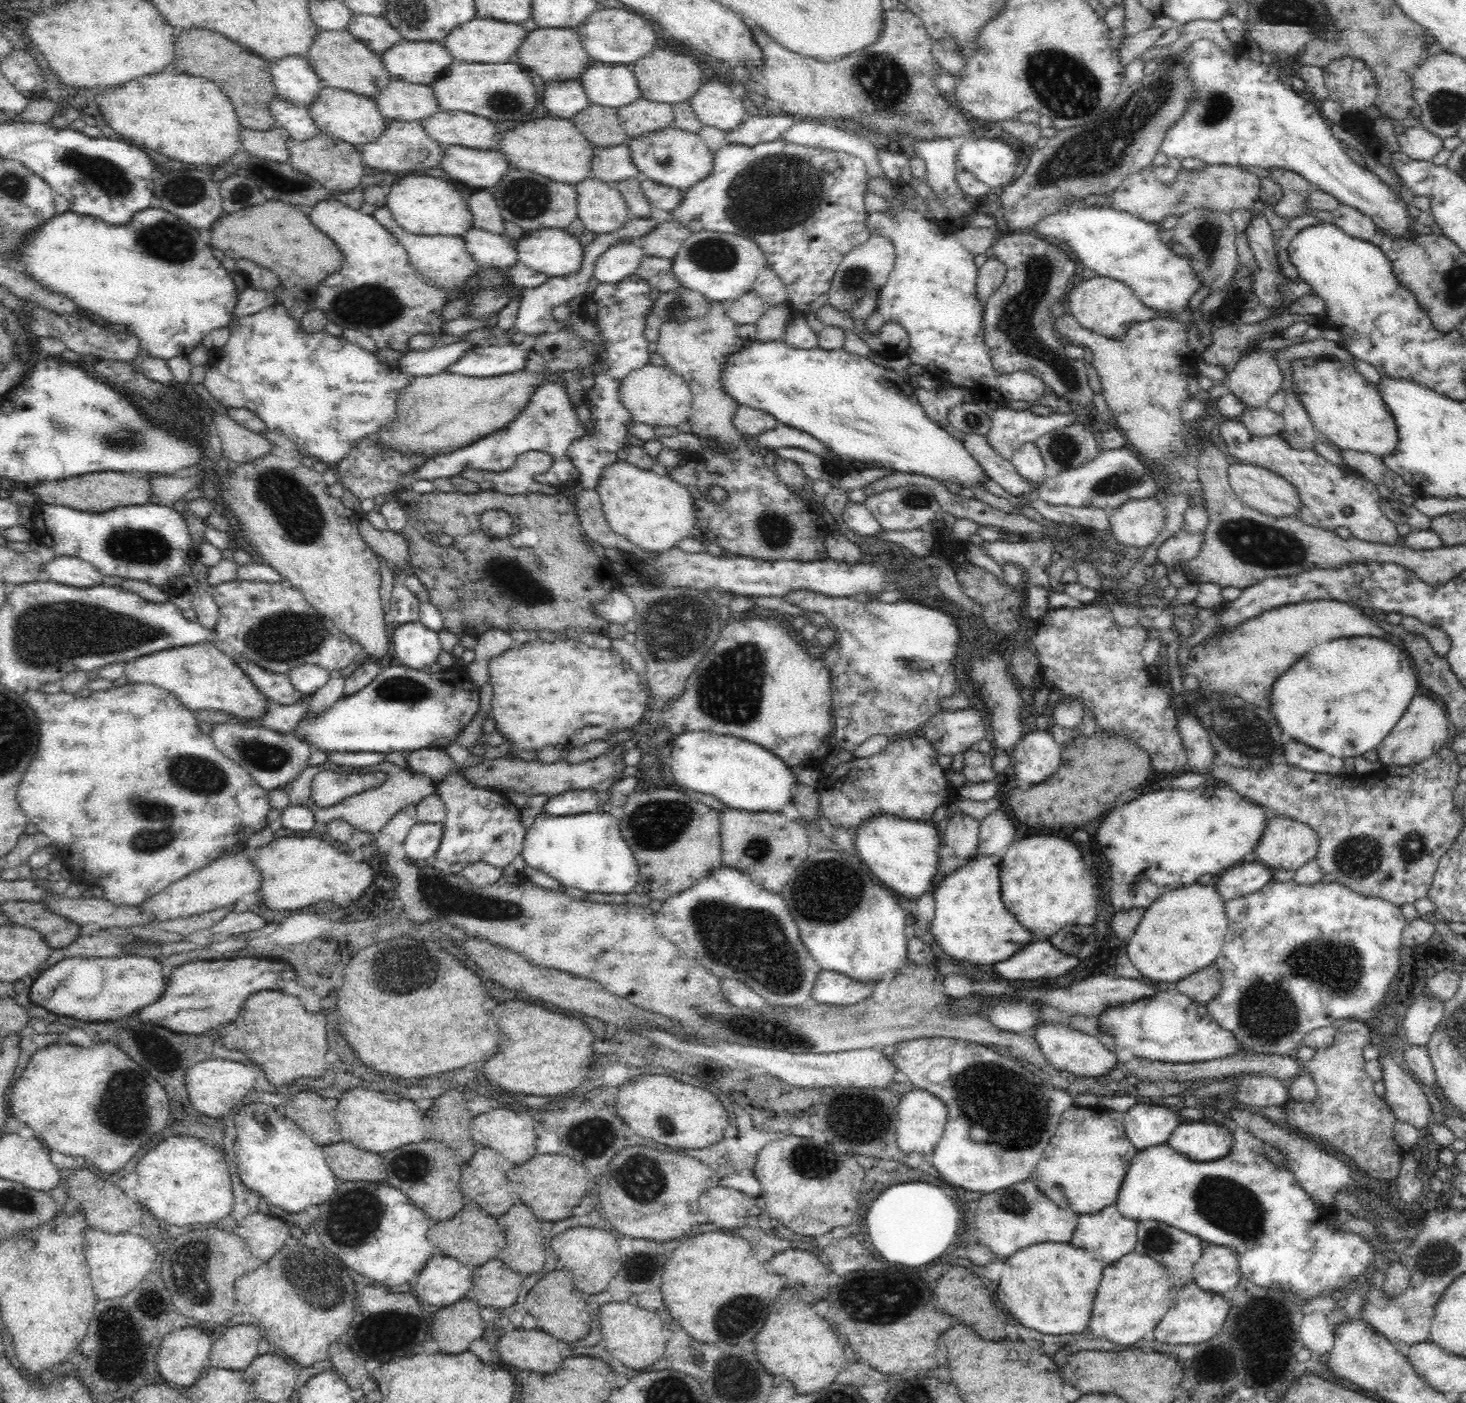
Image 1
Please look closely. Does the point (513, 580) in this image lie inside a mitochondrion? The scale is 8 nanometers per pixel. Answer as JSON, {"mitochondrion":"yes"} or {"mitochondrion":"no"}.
{"mitochondrion":"yes"}

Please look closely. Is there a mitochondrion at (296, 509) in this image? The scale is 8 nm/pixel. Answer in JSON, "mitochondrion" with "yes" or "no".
{"mitochondrion":"yes"}

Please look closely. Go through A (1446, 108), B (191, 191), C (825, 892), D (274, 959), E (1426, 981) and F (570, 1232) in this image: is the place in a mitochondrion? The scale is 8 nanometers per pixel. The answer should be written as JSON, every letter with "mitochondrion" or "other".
{"A":"mitochondrion","B":"mitochondrion","C":"mitochondrion","D":"other","E":"other","F":"other"}

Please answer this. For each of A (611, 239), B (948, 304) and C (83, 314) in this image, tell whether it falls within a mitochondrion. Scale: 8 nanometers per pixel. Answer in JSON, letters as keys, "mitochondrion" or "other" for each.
{"A":"other","B":"other","C":"other"}

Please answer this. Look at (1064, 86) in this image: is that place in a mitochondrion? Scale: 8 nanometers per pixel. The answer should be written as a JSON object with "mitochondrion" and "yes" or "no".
{"mitochondrion":"yes"}

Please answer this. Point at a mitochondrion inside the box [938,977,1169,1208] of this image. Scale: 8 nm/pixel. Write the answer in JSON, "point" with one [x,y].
{"point":[973,1088]}

